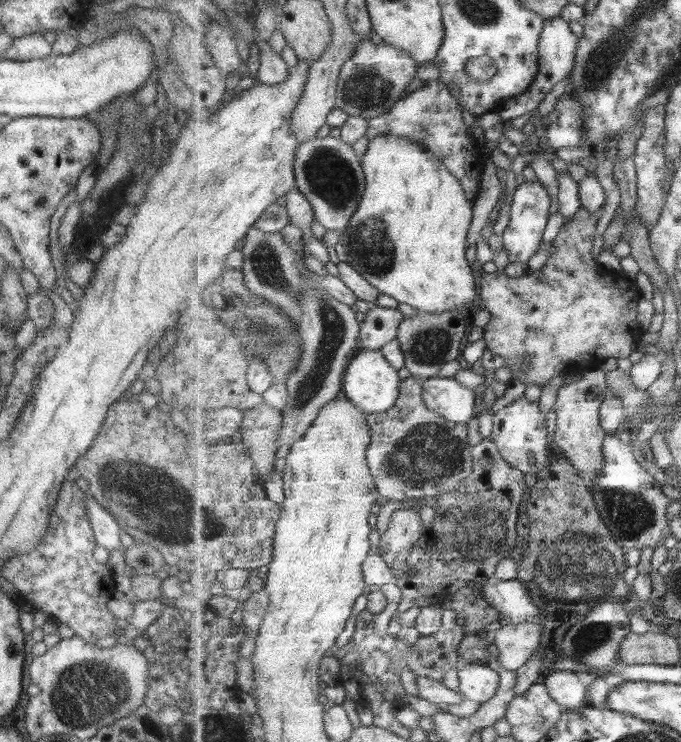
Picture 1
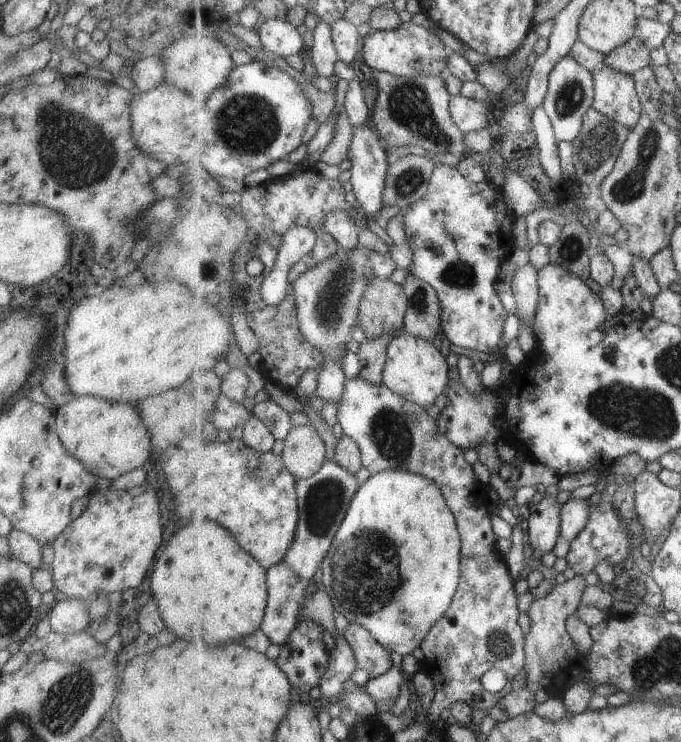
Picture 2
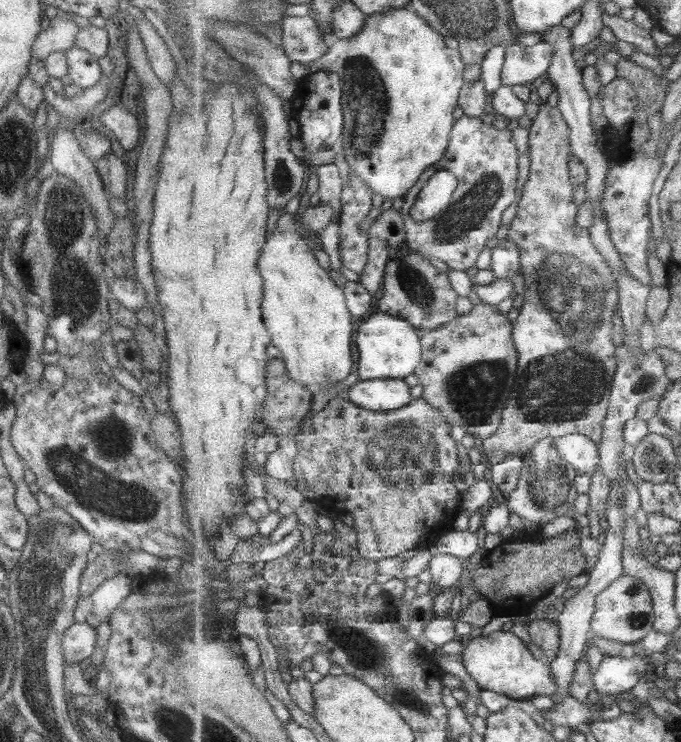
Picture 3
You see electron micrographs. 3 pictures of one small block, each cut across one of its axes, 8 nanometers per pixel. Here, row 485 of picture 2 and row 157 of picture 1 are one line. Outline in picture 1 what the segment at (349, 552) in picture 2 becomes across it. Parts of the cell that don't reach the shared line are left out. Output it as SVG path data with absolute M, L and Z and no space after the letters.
M393 134L373 138L363 164L369 182L357 212L347 226L346 261L383 294L392 296L401 304L409 304L417 312L466 311L477 298L477 282L467 259L474 203L469 200L461 181L433 152L409 138Z

